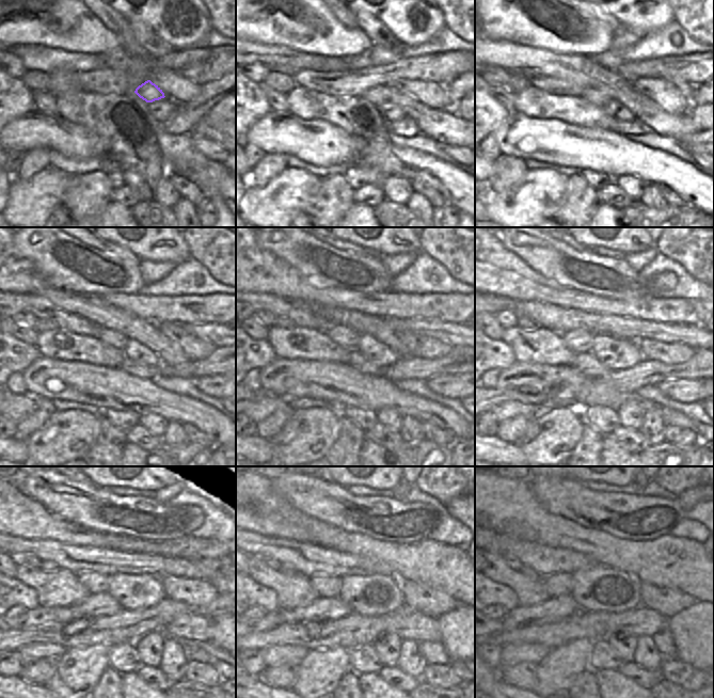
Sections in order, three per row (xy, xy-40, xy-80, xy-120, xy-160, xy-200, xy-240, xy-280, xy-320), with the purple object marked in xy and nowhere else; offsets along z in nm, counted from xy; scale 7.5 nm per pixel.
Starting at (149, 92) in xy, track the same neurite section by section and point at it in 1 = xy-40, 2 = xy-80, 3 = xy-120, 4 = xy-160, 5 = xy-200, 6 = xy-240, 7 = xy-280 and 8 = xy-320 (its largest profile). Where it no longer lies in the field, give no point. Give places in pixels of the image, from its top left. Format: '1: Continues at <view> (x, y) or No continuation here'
1: Continues at xy-40 (380, 94)
2: Continues at xy-80 (596, 97)
3: Continues at xy-120 (114, 338)
4: Continues at xy-160 (345, 336)
5: Continues at xy-200 (578, 340)
6: Continues at xy-240 (96, 583)
7: Continues at xy-280 (326, 586)
8: Continues at xy-320 (558, 584)

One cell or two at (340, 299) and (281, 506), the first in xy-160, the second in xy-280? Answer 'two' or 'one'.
two

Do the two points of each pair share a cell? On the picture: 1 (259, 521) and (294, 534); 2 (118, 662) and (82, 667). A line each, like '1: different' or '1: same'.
1: same
2: different

